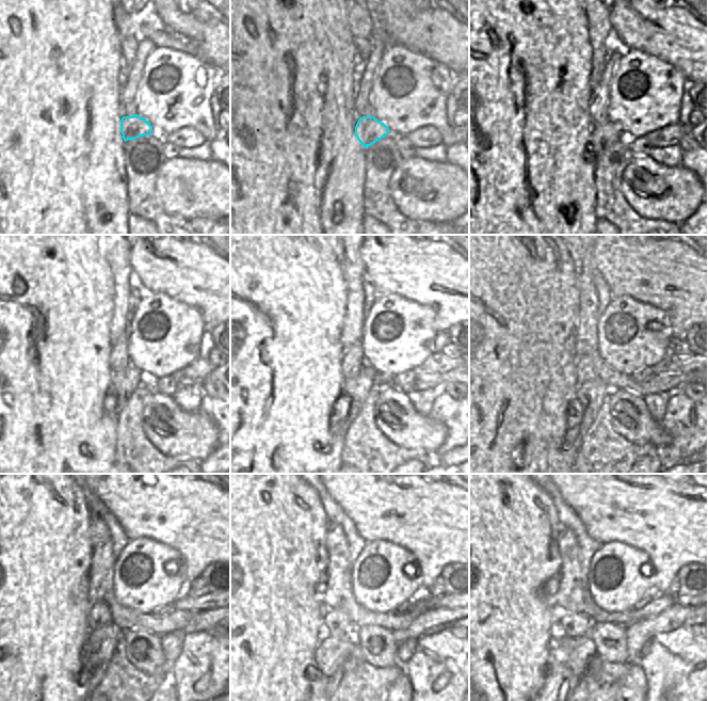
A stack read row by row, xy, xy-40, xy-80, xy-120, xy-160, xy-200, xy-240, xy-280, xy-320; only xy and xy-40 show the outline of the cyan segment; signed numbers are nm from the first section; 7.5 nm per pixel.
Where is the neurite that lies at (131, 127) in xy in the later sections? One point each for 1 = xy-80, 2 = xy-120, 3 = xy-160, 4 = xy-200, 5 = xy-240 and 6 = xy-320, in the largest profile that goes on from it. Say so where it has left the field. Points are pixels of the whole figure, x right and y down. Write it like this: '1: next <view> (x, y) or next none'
1: next xy-80 (602, 136)
2: next xy-120 (124, 382)
3: next xy-160 (357, 389)
4: next xy-200 (591, 395)
5: next xy-240 (101, 643)
6: next xy-320 (556, 690)

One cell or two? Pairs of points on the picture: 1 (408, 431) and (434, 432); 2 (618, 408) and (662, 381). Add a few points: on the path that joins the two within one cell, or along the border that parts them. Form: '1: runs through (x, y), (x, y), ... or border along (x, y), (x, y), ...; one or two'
1: runs through (415, 431), (428, 432); one
2: border along (615, 388), (626, 388), (642, 396); two

